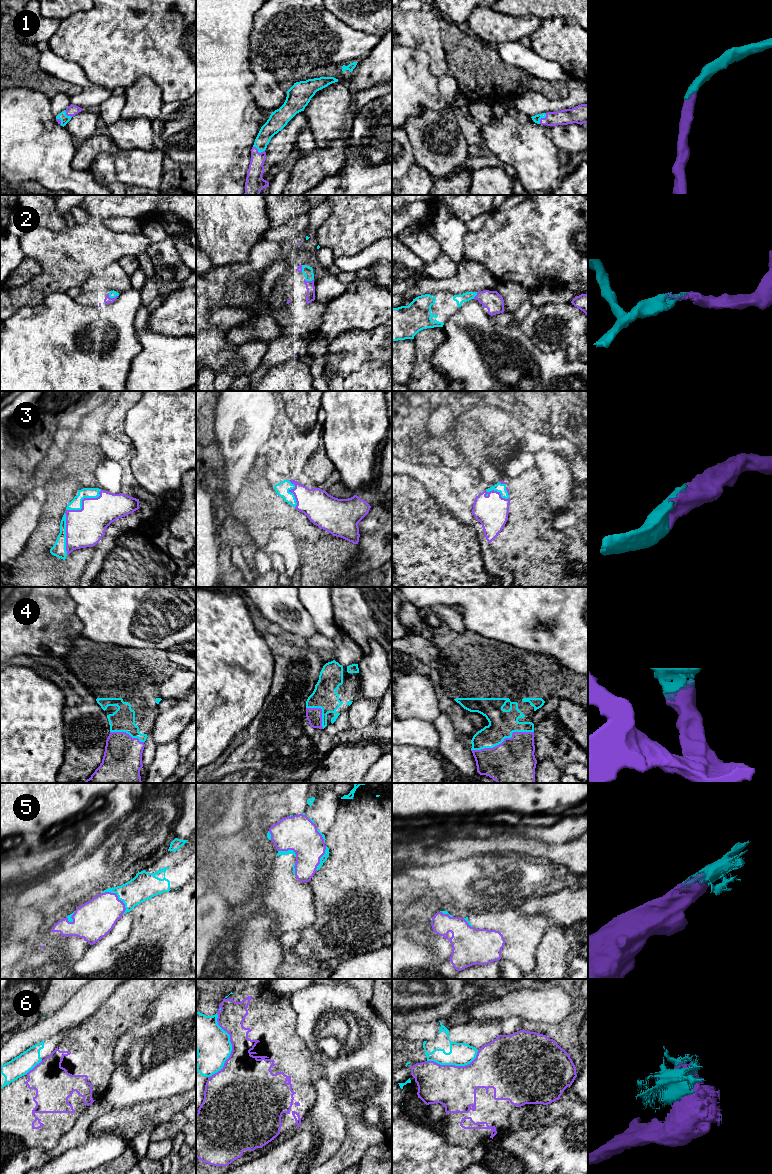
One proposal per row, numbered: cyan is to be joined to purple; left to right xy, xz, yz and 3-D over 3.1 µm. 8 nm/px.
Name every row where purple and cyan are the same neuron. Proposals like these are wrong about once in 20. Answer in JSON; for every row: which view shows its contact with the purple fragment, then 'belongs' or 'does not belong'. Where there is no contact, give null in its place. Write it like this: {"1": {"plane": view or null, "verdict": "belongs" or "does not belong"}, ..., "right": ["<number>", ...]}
{"1": {"plane": "xz", "verdict": "belongs"}, "2": {"plane": "xz", "verdict": "belongs"}, "3": {"plane": "xy", "verdict": "belongs"}, "4": {"plane": "yz", "verdict": "belongs"}, "5": {"plane": "xy", "verdict": "belongs"}, "6": {"plane": "xz", "verdict": "does not belong"}, "right": ["1", "2", "3", "4", "5"]}

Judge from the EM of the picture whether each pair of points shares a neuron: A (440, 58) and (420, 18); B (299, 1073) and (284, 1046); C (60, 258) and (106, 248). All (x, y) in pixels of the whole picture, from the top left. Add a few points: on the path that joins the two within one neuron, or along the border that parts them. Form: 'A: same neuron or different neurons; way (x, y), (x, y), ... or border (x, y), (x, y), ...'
A: same neuron; way (434, 48), (420, 28)
B: same neuron; way (297, 1066), (284, 1053)
C: same neuron; way (71, 255), (95, 248)

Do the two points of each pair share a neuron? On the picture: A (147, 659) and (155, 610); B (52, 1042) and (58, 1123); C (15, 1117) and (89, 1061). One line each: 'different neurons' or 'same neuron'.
A: different neurons
B: different neurons
C: same neuron

